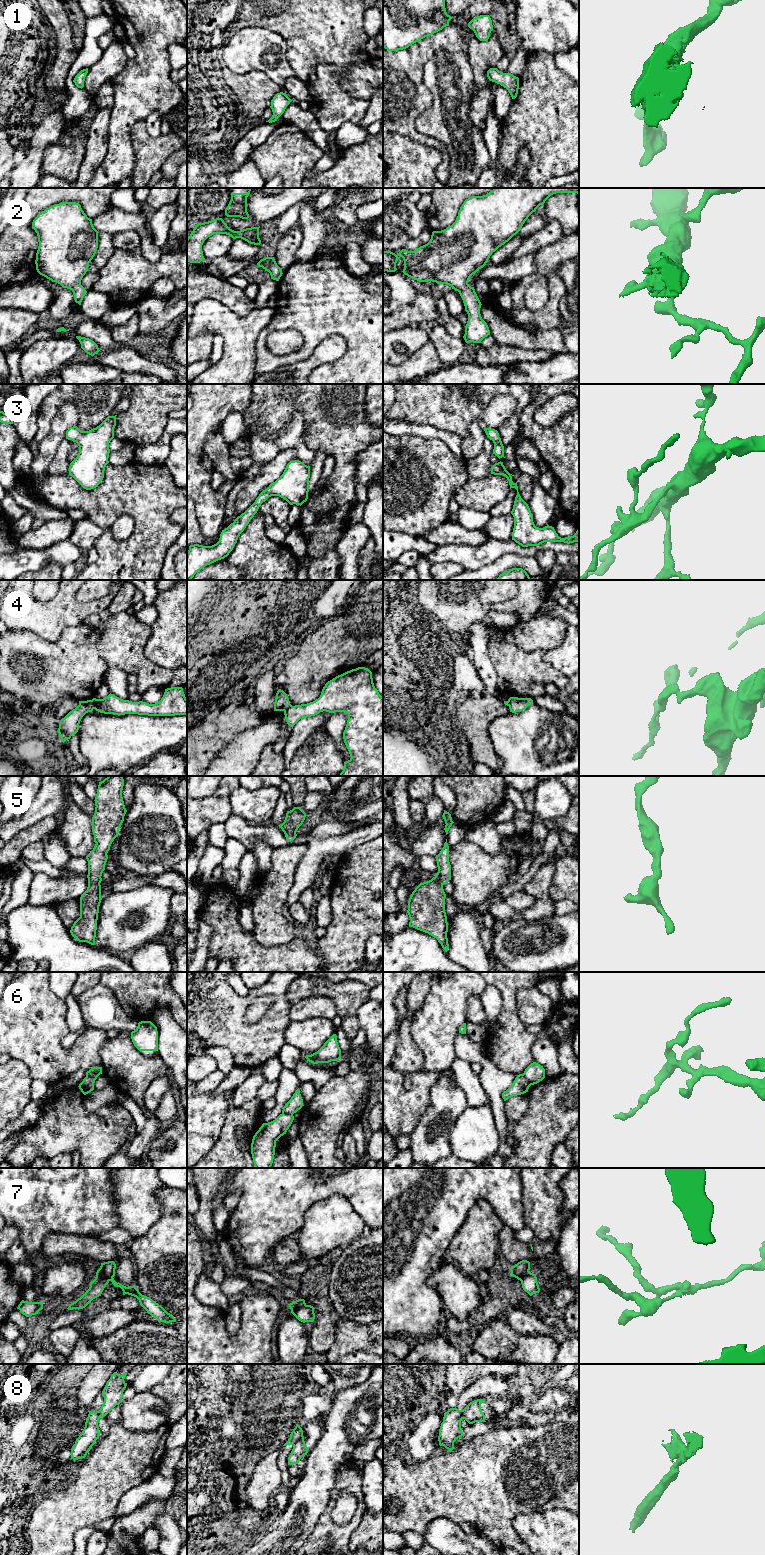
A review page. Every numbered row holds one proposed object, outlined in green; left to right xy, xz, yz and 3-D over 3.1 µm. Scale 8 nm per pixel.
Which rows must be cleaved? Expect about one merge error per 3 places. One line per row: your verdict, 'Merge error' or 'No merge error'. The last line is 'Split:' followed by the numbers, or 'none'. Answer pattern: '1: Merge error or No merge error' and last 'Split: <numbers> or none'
1: No merge error
2: No merge error
3: No merge error
4: Merge error
5: No merge error
6: Merge error
7: Merge error
8: Merge error
Split: 4, 6, 7, 8

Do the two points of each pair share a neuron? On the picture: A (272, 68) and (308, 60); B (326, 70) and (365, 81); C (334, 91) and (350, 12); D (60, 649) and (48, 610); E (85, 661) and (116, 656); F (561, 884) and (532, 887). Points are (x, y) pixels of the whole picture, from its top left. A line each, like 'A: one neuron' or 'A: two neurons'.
A: two neurons
B: two neurons
C: two neurons
D: two neurons
E: two neurons
F: two neurons

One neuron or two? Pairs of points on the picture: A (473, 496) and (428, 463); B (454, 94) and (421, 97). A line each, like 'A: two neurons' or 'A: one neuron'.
A: two neurons
B: two neurons

